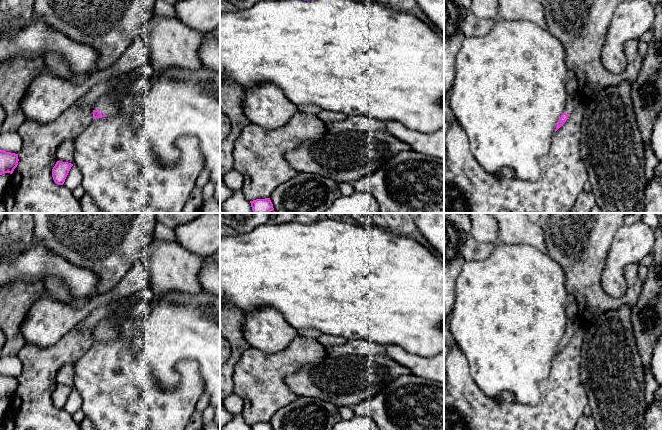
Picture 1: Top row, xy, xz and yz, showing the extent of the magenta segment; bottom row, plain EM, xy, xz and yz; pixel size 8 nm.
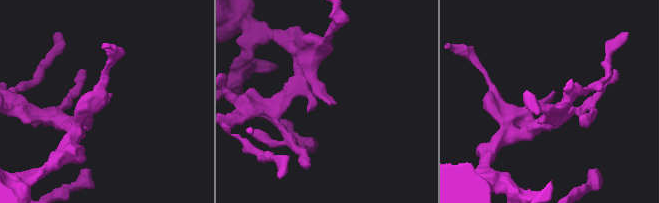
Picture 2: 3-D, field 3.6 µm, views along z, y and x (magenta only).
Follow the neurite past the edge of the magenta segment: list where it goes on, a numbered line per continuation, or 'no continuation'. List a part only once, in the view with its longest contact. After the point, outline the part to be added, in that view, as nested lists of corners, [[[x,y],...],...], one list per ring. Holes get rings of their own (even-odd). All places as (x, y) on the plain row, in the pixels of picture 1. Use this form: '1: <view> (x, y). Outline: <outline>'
1: xy (105, 328). Outline: [[[107,318],[99,321],[93,331],[102,339],[111,340],[118,337],[119,328],[113,323],[112,319]]]

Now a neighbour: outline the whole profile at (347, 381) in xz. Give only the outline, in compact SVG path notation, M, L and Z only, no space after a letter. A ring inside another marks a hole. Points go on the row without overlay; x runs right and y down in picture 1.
M386 353L371 357L327 355L319 363L305 365L298 372L287 376L284 382L298 397L318 398L338 408L355 408L363 401L379 394L396 378L404 375L411 375L411 370L395 362Z

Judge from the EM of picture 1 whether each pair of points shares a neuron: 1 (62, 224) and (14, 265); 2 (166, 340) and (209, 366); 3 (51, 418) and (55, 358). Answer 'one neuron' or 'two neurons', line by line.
1: two neurons
2: one neuron
3: one neuron

